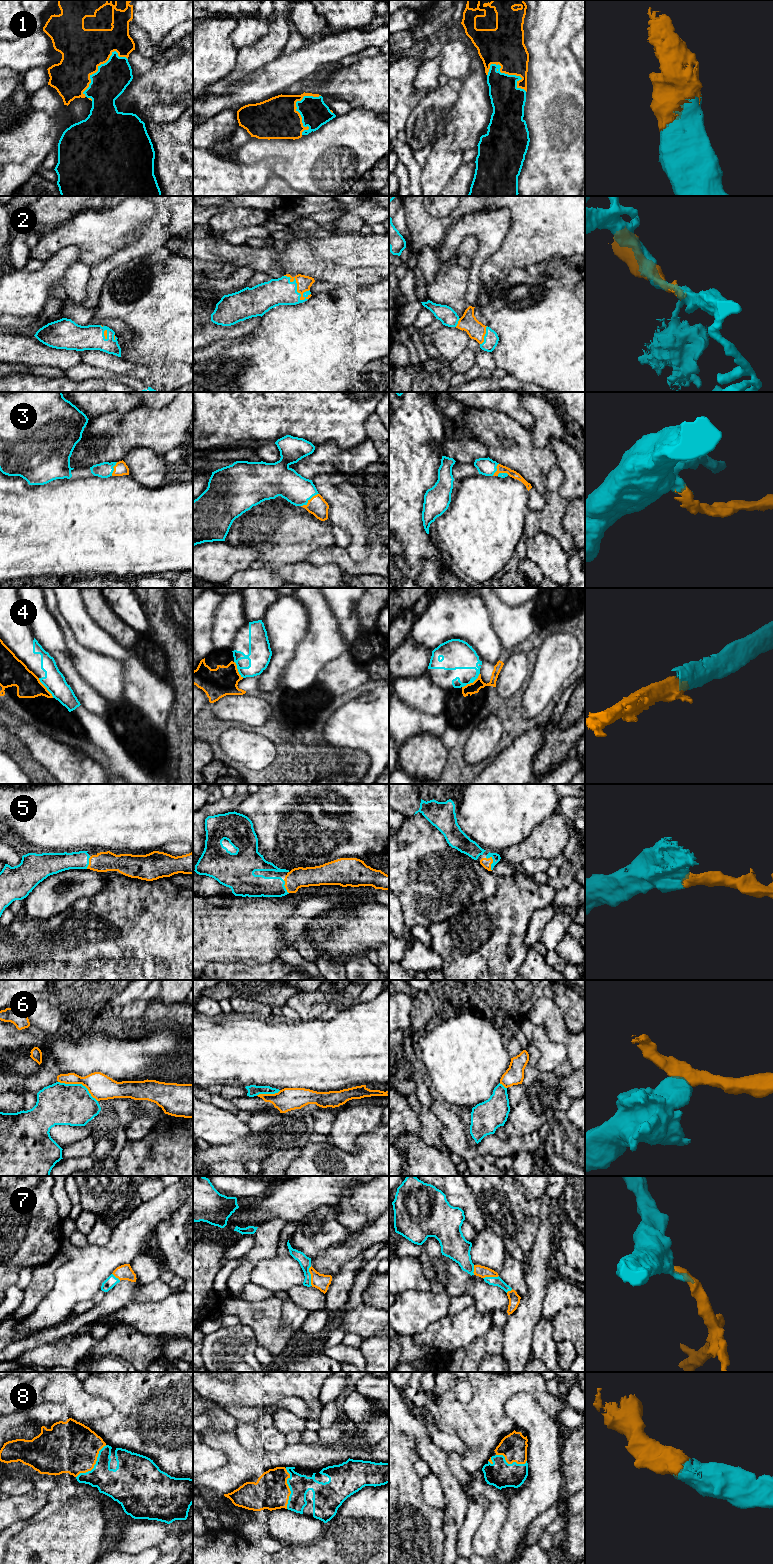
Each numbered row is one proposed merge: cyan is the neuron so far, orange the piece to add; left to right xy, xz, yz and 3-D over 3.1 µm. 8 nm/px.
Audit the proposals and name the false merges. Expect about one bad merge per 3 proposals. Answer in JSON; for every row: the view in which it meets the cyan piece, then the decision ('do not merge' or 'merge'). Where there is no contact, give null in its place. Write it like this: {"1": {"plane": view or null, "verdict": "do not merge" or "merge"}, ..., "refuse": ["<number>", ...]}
{"1": {"plane": "yz", "verdict": "merge"}, "2": {"plane": "xz", "verdict": "merge"}, "3": {"plane": "xz", "verdict": "merge"}, "4": {"plane": "xy", "verdict": "do not merge"}, "5": {"plane": "yz", "verdict": "merge"}, "6": {"plane": "xy", "verdict": "do not merge"}, "7": {"plane": "xz", "verdict": "merge"}, "8": {"plane": "xz", "verdict": "merge"}, "refuse": ["4", "6"]}

